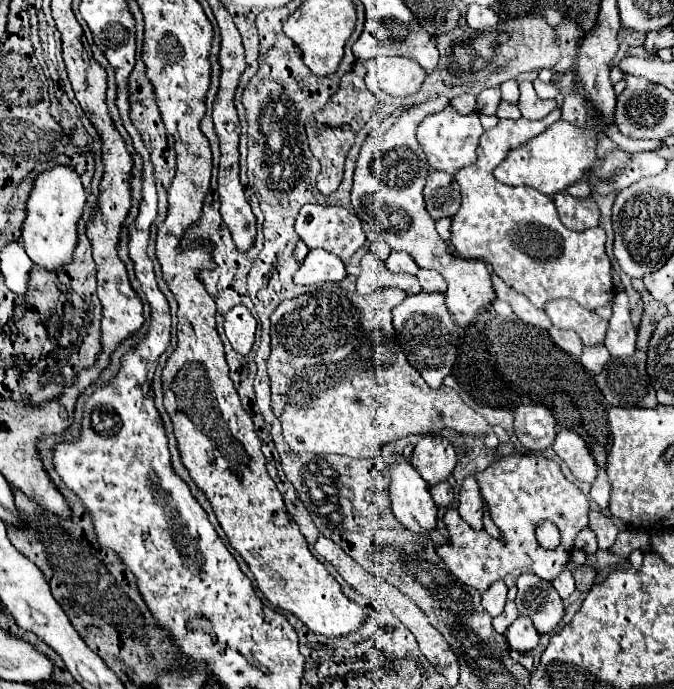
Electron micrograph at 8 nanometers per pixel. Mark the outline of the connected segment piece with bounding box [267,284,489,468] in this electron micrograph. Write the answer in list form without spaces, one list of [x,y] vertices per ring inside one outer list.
[[[333,284],[319,286],[297,298],[283,300],[271,314],[271,356],[267,372],[271,378],[271,408],[283,424],[283,438],[293,452],[311,452],[308,460],[327,460],[333,454],[351,458],[379,458],[383,456],[385,468],[389,456],[401,452],[408,444],[408,437],[421,438],[423,434],[441,428],[453,428],[461,434],[481,436],[489,432],[487,420],[467,406],[461,396],[439,386],[431,390],[421,374],[407,362],[393,328],[391,310],[407,298],[399,288],[375,290],[371,294],[345,292]]]

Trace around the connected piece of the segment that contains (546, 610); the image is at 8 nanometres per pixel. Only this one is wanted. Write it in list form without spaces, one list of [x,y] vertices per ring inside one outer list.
[[[521,574],[517,578],[517,588],[515,604],[519,614],[531,618],[539,634],[553,634],[565,616],[563,598],[553,584],[535,574]]]

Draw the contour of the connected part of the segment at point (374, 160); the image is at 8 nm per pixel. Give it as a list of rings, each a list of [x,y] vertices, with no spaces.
[[[445,96],[431,98],[421,106],[413,106],[399,116],[399,120],[385,132],[385,134],[369,134],[367,142],[363,144],[357,168],[355,168],[355,182],[351,192],[351,202],[357,216],[369,224],[373,224],[383,240],[391,246],[391,250],[405,250],[413,256],[413,260],[421,268],[437,270],[447,282],[447,298],[445,304],[457,324],[471,324],[477,314],[493,304],[496,298],[491,276],[483,260],[465,260],[455,256],[447,250],[447,244],[435,230],[435,220],[431,220],[425,204],[423,204],[423,184],[429,174],[427,158],[419,148],[415,138],[419,124],[425,116],[435,114],[449,100]]]

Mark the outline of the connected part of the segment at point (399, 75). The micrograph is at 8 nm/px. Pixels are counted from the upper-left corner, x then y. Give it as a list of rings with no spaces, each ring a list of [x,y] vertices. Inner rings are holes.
[[[403,56],[371,58],[365,62],[365,68],[367,68],[365,80],[369,90],[371,92],[383,90],[393,96],[415,94],[421,88],[427,74],[415,60]]]

